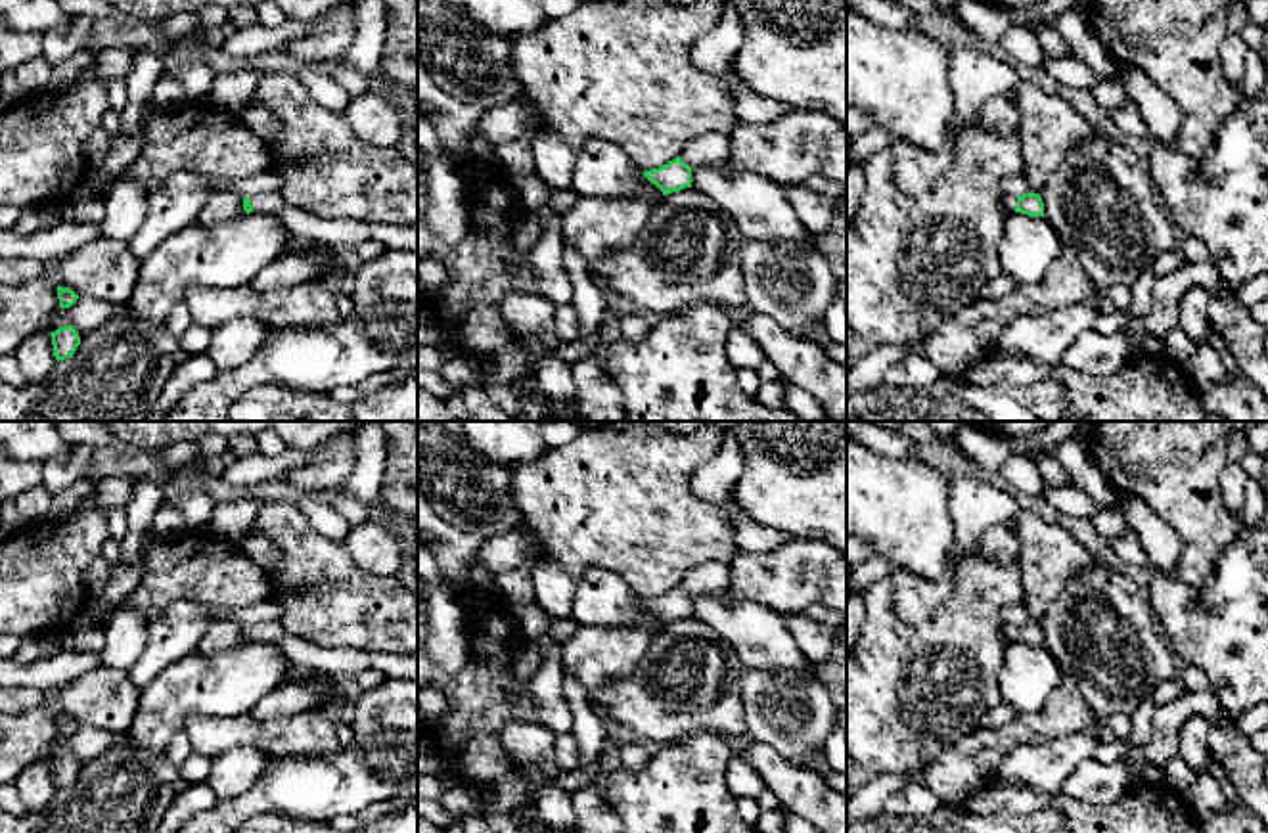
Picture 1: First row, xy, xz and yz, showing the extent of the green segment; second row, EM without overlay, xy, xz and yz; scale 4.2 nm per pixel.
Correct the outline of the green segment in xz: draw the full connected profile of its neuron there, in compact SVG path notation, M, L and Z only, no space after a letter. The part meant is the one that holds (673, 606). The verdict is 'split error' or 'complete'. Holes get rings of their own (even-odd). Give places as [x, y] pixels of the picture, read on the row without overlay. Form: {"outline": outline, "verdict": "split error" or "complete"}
{"outline": "M709 561L684 574L680 584L667 594L645 599L644 605L655 613L663 624L691 617L691 599L695 596L718 596L728 590L732 580L730 567Z", "verdict": "split error"}

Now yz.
{"outline": "M1025 622L1025 624L1004 624L1002 636L1006 643L1023 642L1029 645L1044 645L1044 632L1040 622Z", "verdict": "split error"}

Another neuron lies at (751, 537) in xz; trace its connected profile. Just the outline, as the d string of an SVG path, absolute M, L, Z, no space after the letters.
M737 509L737 513L730 517L730 523L739 552L764 555L778 550L789 540L789 534L757 523L741 509Z

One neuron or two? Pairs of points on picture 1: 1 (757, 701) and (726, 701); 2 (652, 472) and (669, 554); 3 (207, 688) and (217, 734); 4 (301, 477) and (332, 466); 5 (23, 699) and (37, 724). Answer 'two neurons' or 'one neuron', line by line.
1: two neurons
2: one neuron
3: two neurons
4: one neuron
5: two neurons

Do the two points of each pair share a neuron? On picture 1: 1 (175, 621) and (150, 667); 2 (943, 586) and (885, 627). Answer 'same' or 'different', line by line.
1: same
2: different

